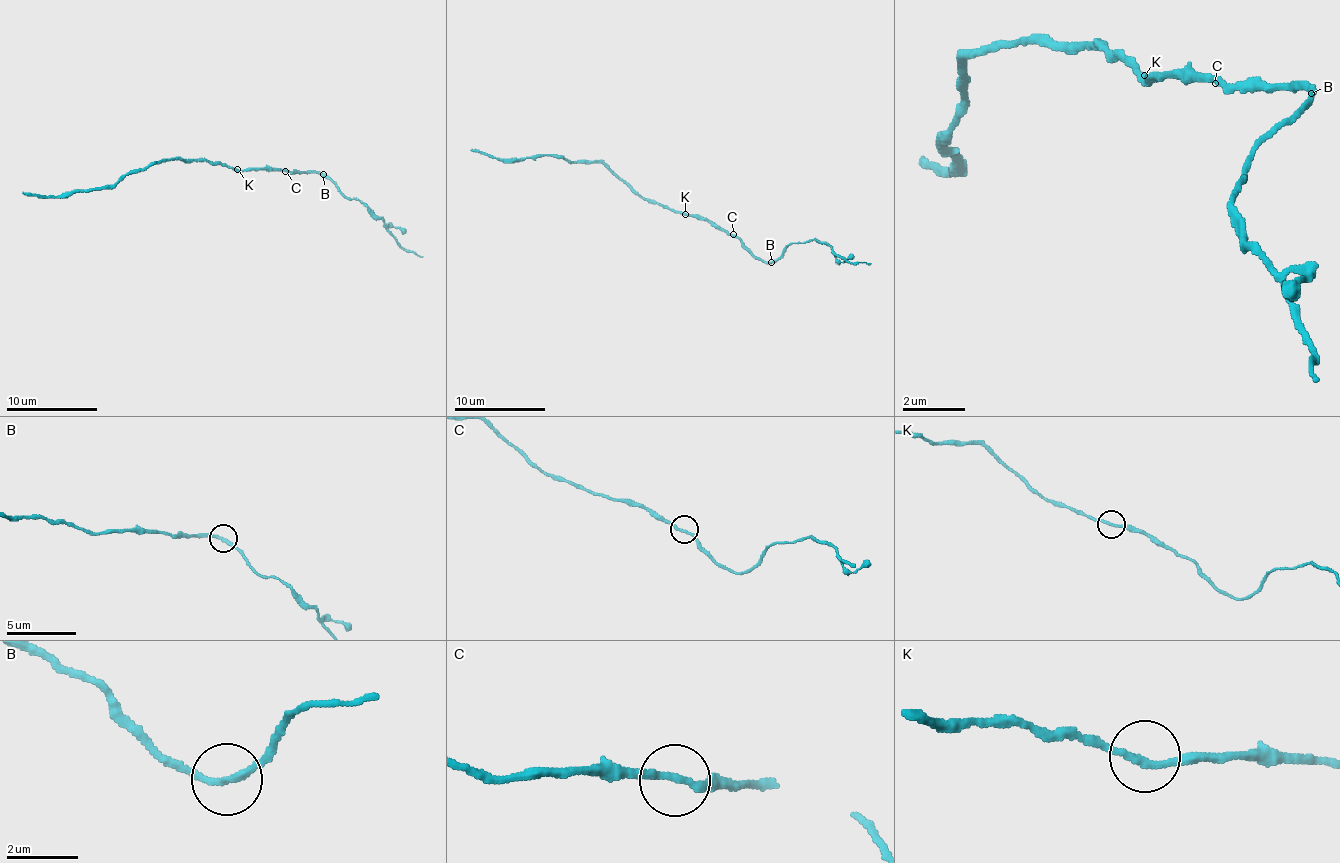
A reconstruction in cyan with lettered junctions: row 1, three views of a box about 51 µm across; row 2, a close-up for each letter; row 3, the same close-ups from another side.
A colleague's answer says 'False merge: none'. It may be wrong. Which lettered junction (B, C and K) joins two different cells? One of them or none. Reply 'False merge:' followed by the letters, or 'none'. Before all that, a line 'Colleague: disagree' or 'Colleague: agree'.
Colleague: agree
False merge: none

